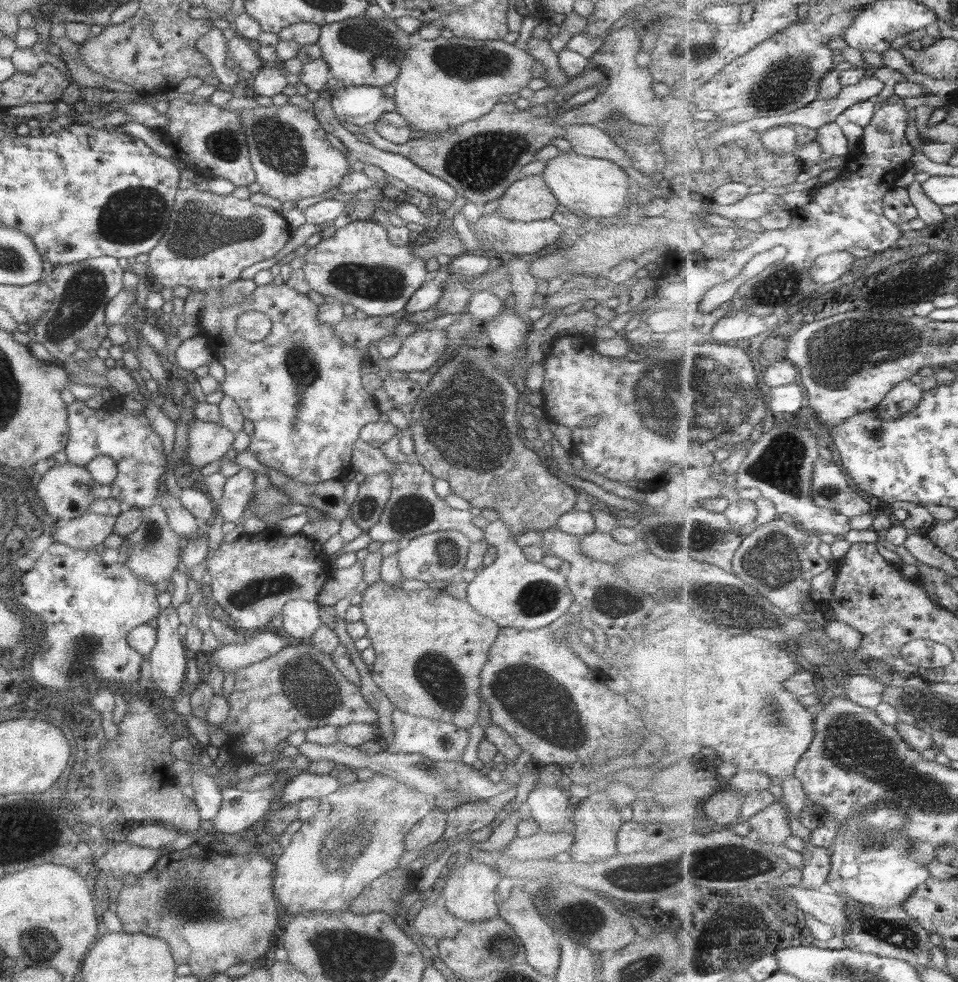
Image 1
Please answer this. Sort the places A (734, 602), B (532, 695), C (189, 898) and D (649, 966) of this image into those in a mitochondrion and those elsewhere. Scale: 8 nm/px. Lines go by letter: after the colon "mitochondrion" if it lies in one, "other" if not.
A: mitochondrion
B: mitochondrion
C: mitochondrion
D: mitochondrion

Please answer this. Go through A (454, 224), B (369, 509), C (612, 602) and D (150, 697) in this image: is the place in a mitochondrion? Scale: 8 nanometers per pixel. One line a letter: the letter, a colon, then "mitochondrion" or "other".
A: other
B: mitochondrion
C: mitochondrion
D: other

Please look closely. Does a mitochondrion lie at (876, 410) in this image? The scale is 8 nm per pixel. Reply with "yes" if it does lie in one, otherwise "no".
no

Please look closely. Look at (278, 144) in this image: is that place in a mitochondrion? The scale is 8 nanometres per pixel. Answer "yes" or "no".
yes

